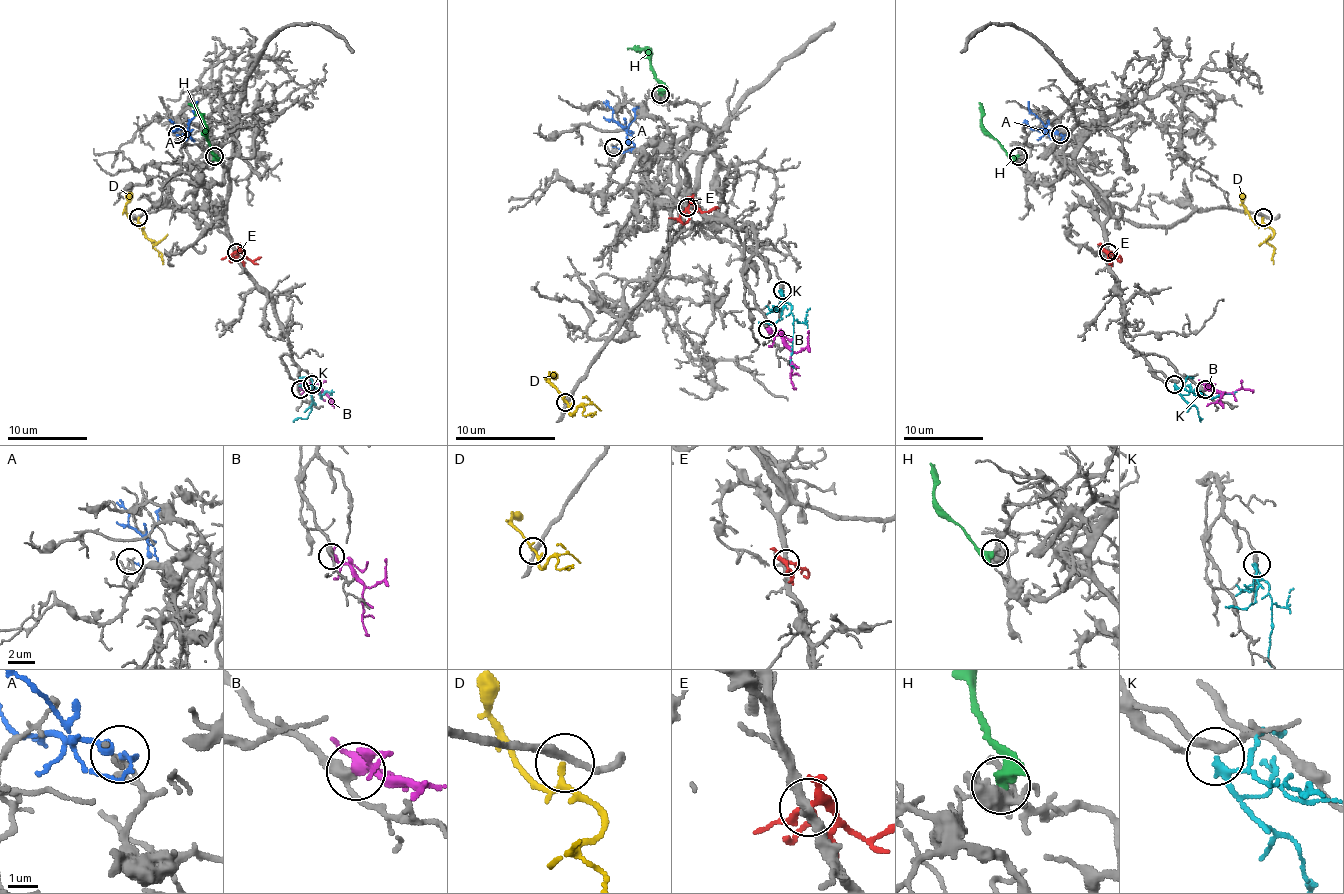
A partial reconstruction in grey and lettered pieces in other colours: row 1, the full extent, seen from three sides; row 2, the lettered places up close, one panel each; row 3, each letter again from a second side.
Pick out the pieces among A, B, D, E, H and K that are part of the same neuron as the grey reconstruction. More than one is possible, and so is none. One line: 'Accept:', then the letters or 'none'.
Accept: B

